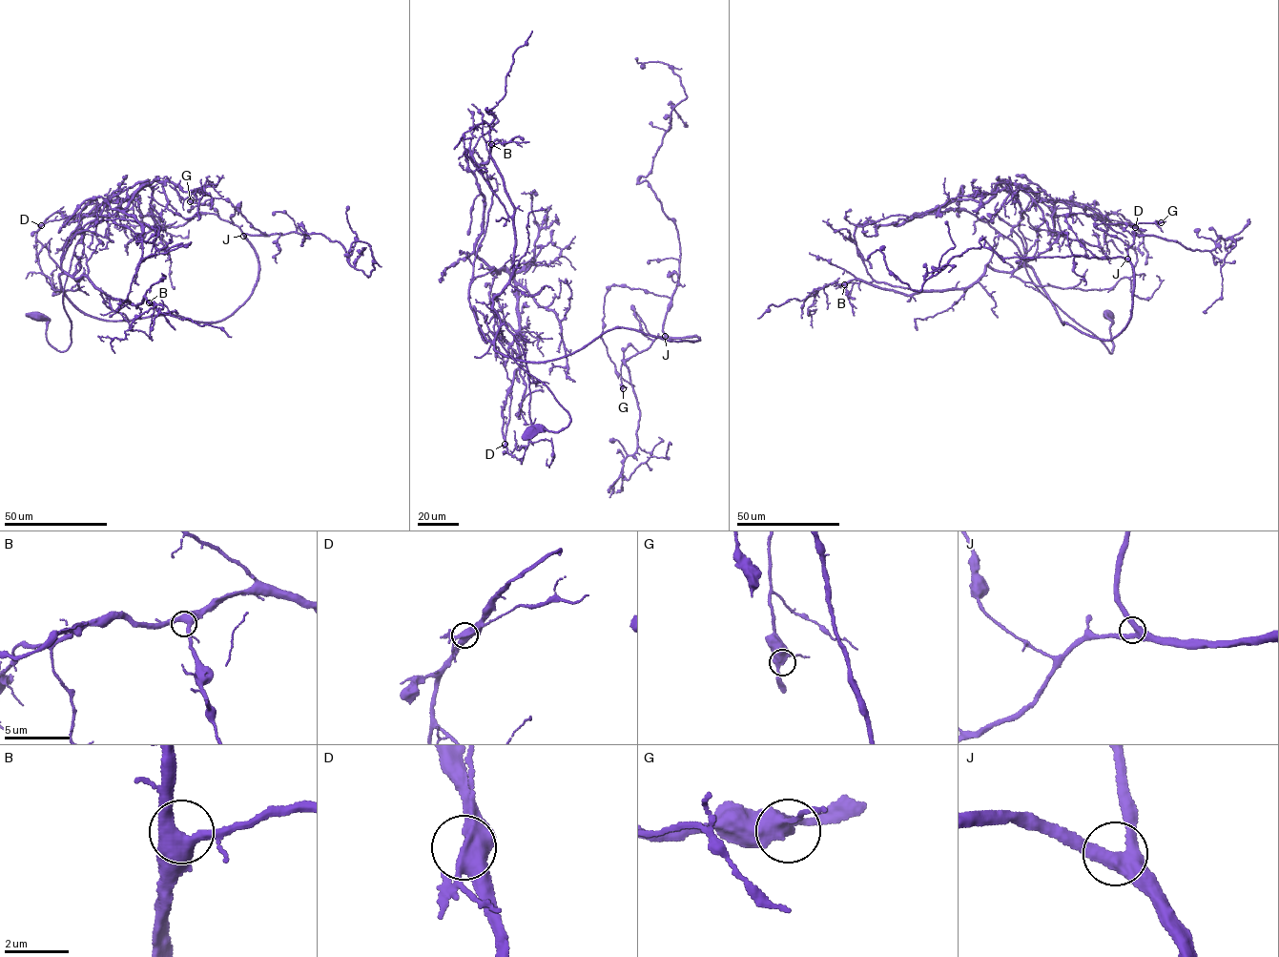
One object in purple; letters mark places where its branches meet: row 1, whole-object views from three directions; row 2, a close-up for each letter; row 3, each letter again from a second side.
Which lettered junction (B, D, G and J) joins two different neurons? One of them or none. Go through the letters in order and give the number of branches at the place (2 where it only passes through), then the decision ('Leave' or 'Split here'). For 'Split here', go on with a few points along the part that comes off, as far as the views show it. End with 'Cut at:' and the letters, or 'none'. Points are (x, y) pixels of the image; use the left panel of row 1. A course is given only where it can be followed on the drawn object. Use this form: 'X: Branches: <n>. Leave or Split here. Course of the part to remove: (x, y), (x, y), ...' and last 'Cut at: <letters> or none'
B: Branches: 3. Leave
D: Branches: 3. Split here. Course of the part to remove: (41, 225), (93, 200), (59, 276), (110, 321), (233, 314), (245, 234), (300, 226), (370, 277), (349, 252)
G: Branches: 3. Leave
J: Branches: 3. Leave
Cut at: D

